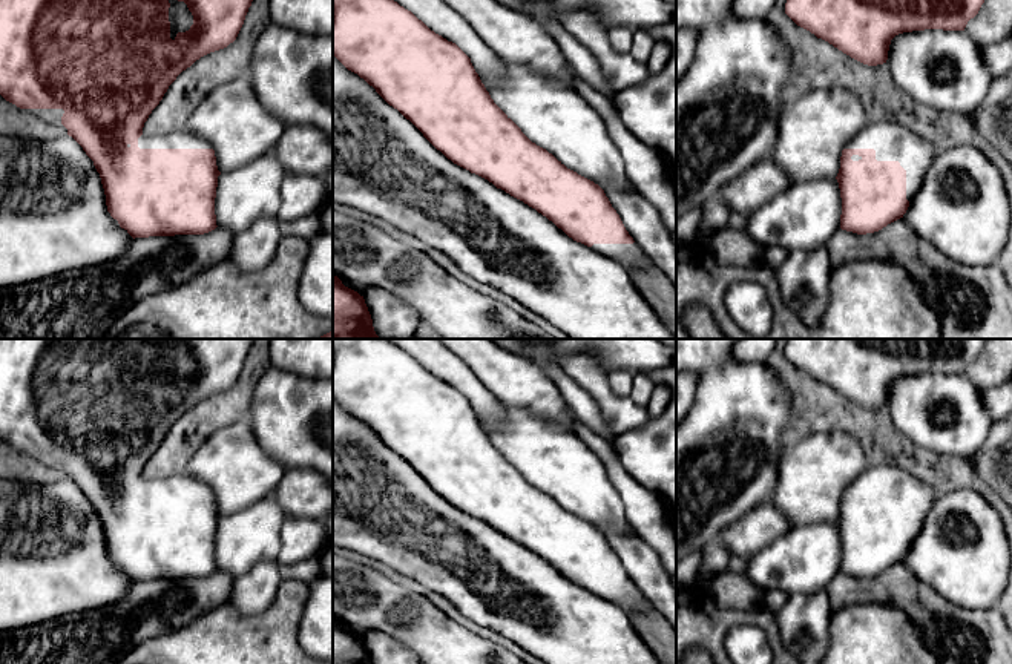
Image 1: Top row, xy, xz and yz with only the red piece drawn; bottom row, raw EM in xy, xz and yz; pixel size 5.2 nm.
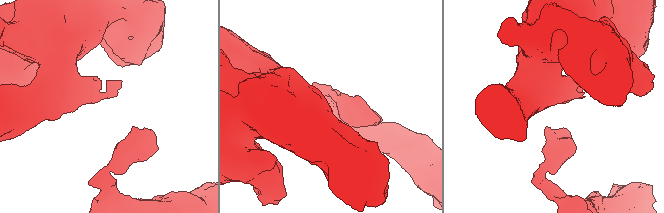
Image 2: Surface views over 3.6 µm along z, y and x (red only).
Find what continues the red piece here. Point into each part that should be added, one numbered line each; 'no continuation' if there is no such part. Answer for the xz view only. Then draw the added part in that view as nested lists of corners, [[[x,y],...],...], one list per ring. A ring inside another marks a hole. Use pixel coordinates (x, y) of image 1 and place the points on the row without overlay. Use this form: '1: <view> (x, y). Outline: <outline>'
1: xz (630, 598). Outline: [[[593,587],[592,593],[619,606],[624,612],[646,613],[652,604],[646,600],[642,592],[633,587]]]

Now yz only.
1: yz (891, 485). Outline: [[[879,465],[863,471],[845,492],[874,492],[877,505],[899,505],[906,514],[906,543],[923,528],[937,492],[899,466]]]

